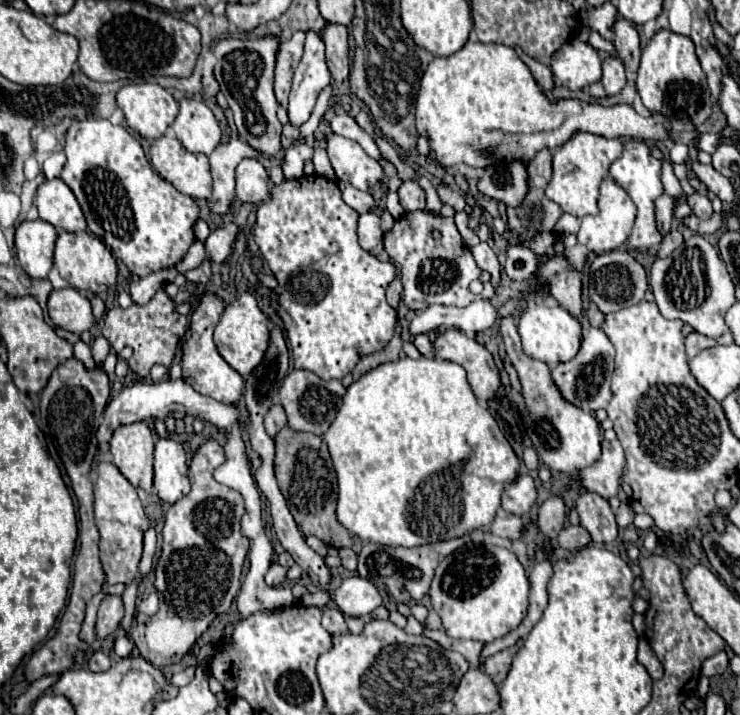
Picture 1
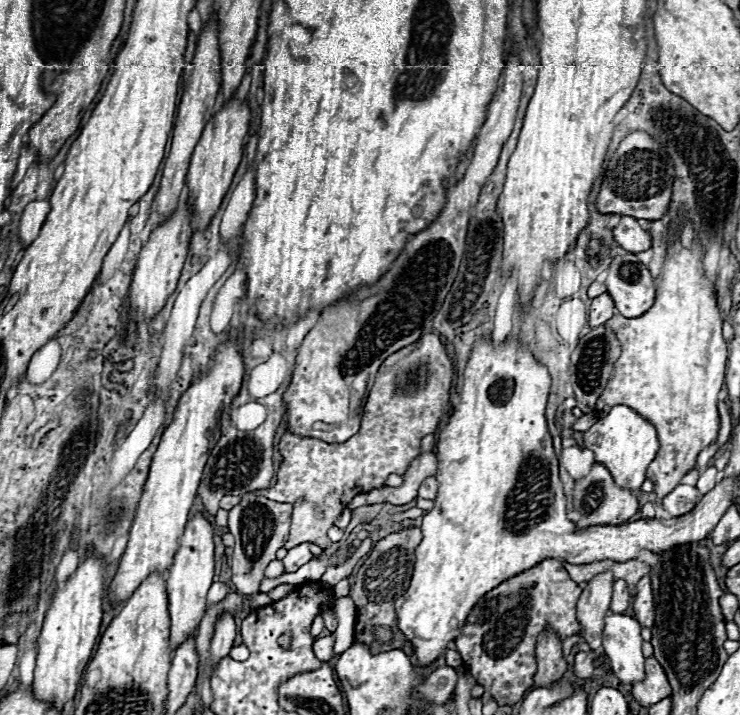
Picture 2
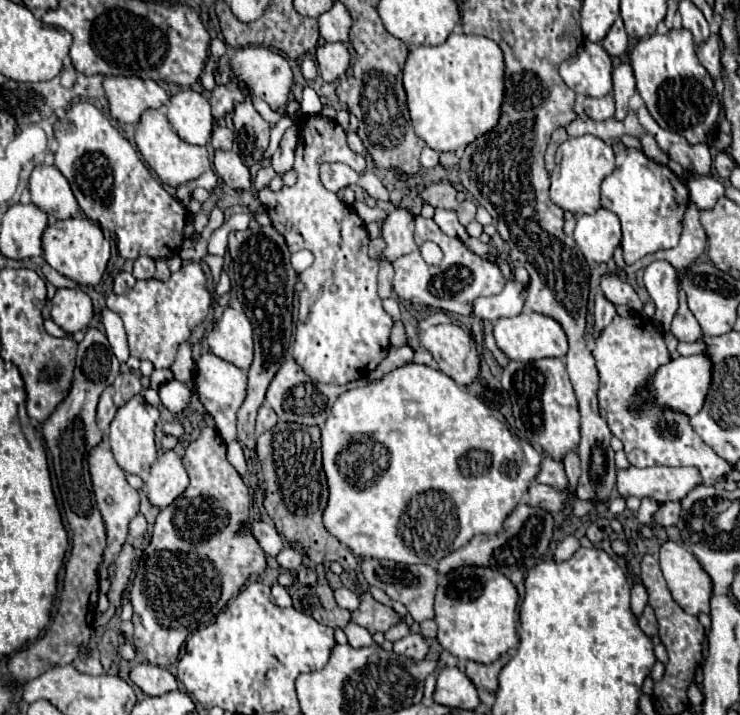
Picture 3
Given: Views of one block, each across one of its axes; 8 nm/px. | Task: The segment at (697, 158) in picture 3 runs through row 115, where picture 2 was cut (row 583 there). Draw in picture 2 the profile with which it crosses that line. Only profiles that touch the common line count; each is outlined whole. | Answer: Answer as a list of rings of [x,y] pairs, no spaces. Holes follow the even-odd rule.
[[[642,578],[636,584],[634,594],[634,616],[642,628],[652,628],[654,622],[654,602],[652,602],[652,588],[650,578]]]

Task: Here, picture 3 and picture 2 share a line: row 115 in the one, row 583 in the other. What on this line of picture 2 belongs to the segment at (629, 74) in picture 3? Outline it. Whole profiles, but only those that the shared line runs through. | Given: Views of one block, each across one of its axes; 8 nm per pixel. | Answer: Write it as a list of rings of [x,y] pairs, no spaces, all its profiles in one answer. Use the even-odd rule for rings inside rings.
[[[616,580],[614,582],[614,594],[612,594],[610,610],[616,612],[616,614],[622,614],[630,606],[630,600],[632,600],[632,592],[626,586],[626,582],[624,580]]]

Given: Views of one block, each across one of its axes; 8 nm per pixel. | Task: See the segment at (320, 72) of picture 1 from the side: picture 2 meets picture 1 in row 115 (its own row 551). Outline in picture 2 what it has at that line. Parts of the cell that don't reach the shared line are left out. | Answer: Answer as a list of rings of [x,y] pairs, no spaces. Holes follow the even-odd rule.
[[[298,544],[292,550],[288,550],[288,554],[286,554],[286,558],[282,562],[284,562],[286,572],[296,572],[300,566],[304,566],[306,562],[310,562],[312,558],[314,556],[312,556],[308,544]]]

